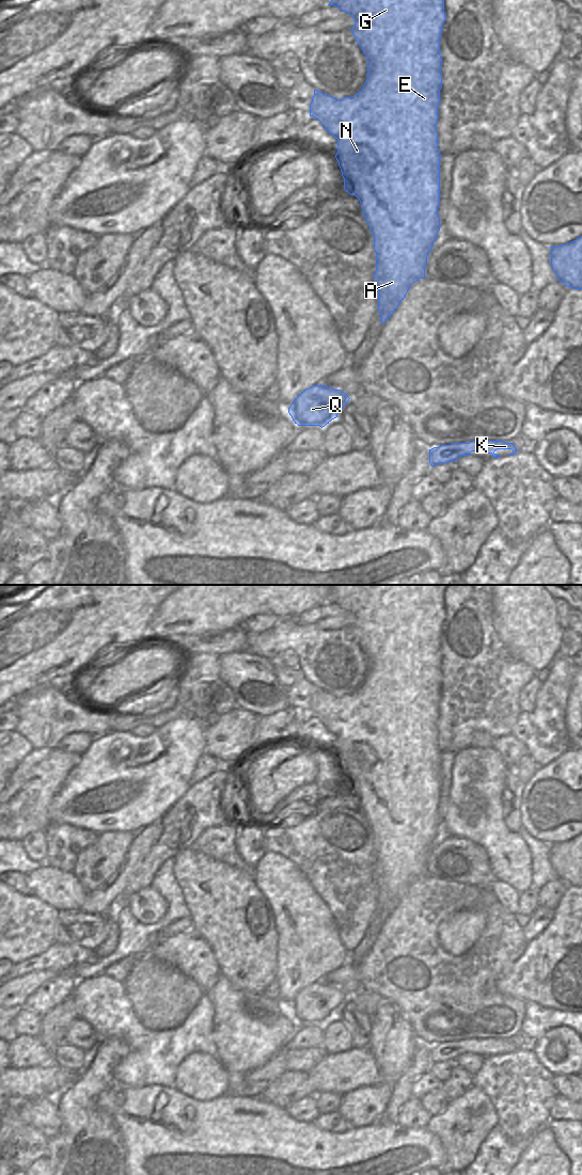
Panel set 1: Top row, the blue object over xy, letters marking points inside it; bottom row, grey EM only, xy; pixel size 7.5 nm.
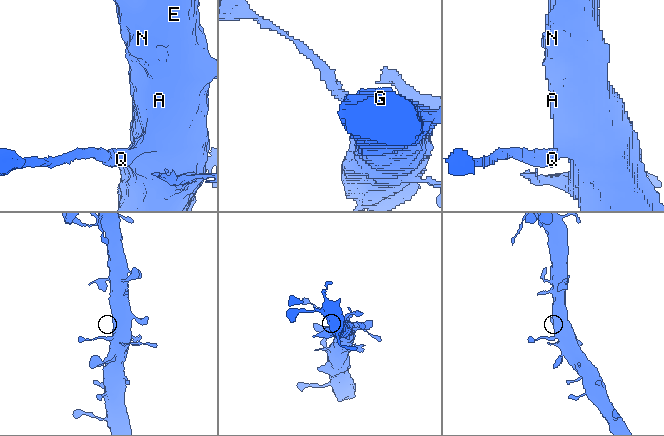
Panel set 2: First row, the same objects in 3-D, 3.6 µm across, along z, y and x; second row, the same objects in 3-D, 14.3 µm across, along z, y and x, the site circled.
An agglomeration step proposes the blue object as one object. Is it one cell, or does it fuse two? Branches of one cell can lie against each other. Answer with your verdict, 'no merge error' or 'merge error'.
merge error

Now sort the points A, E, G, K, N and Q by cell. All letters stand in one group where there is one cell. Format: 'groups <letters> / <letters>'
groups A E G N Q / K

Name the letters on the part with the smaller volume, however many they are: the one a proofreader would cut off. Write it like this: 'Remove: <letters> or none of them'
Remove: K

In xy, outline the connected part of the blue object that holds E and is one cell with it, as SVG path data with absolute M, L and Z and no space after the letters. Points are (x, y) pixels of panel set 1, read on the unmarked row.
M331 585L331 600L355 617L355 623L350 626L357 640L367 655L367 677L363 685L353 694L336 697L314 687L314 694L310 702L310 714L317 716L325 727L337 736L337 750L335 756L344 776L344 787L350 793L356 793L363 807L363 813L374 835L374 847L376 850L376 869L374 879L378 886L378 909L380 920L384 921L395 909L399 901L406 894L410 884L425 876L427 854L431 848L434 839L440 828L440 815L438 805L440 803L440 756L438 747L438 704L440 702L440 687L442 685L442 655L440 653L440 634L442 623L446 617L444 610L444 589L446 585Z

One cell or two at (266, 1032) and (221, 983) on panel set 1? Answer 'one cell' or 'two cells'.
one cell

